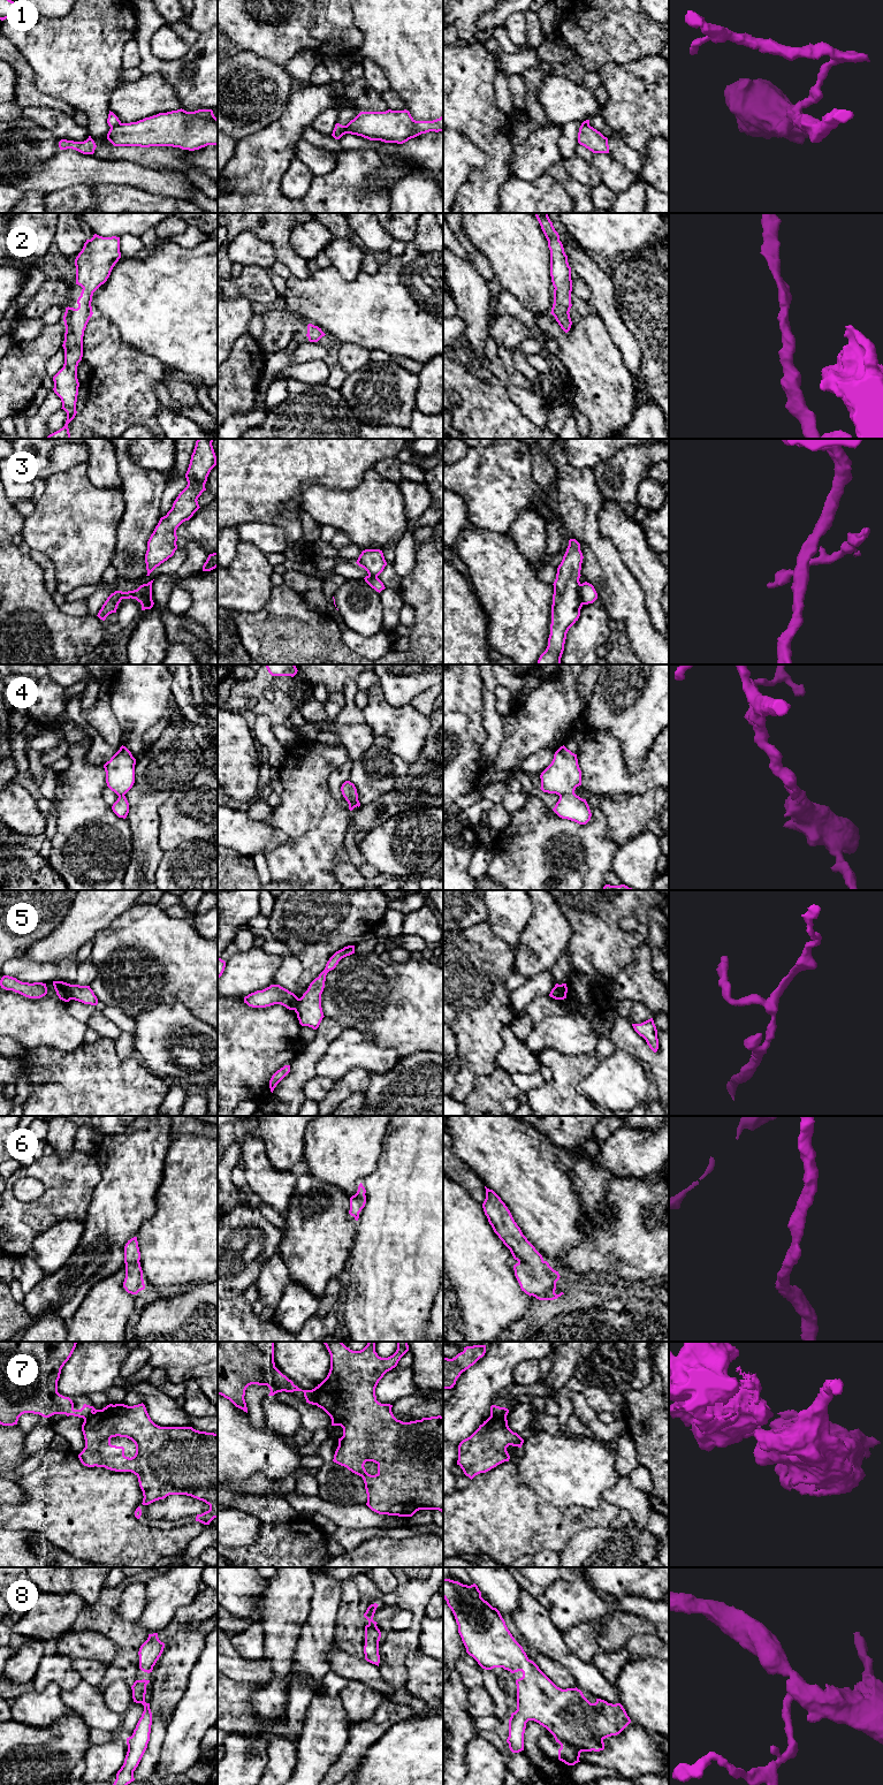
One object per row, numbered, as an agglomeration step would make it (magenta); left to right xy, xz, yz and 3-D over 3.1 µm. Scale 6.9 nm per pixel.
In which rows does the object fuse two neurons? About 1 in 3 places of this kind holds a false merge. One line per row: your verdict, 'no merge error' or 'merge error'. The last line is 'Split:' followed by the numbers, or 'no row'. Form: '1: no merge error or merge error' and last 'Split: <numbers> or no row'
1: merge error
2: no merge error
3: merge error
4: no merge error
5: merge error
6: no merge error
7: merge error
8: no merge error
Split: 1, 3, 5, 7

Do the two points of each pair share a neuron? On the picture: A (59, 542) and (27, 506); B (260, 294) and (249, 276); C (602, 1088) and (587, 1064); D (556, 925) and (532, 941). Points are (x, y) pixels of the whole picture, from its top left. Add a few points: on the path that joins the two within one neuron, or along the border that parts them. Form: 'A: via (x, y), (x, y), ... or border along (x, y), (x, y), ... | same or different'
A: border along (35, 502), (35, 509), (24, 518) | different
B: via (259, 289), (253, 281) | same
C: border along (600, 1060), (579, 1084), (579, 1091), (587, 1098) | different
D: via (550, 931), (538, 941) | same

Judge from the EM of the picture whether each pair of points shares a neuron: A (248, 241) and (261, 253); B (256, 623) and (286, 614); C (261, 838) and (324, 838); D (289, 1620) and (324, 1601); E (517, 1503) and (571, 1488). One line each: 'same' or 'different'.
A: same
B: same
C: different
D: different
E: different

